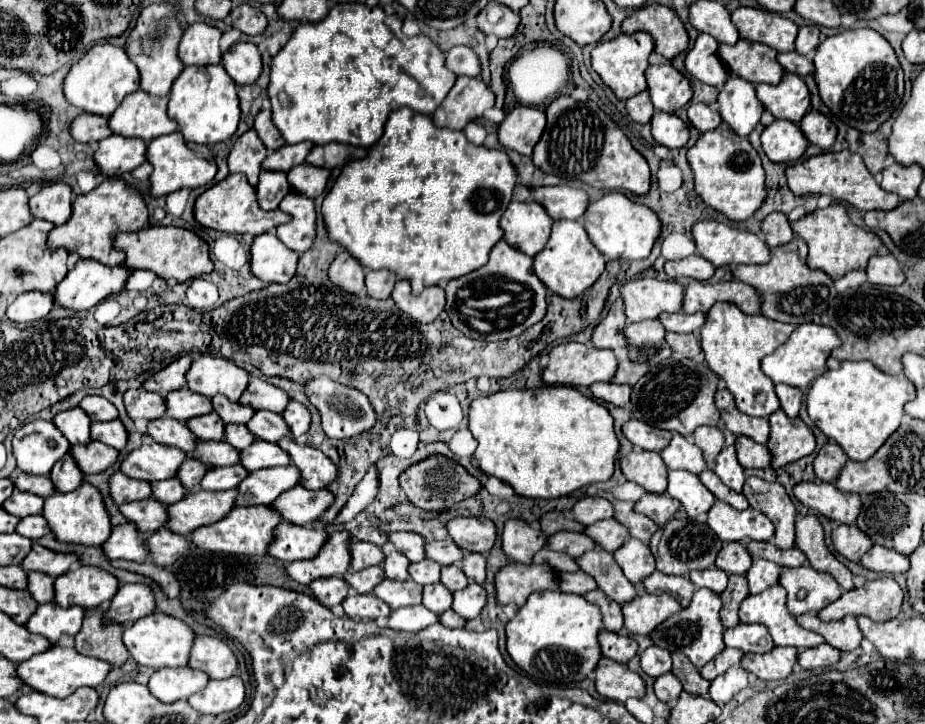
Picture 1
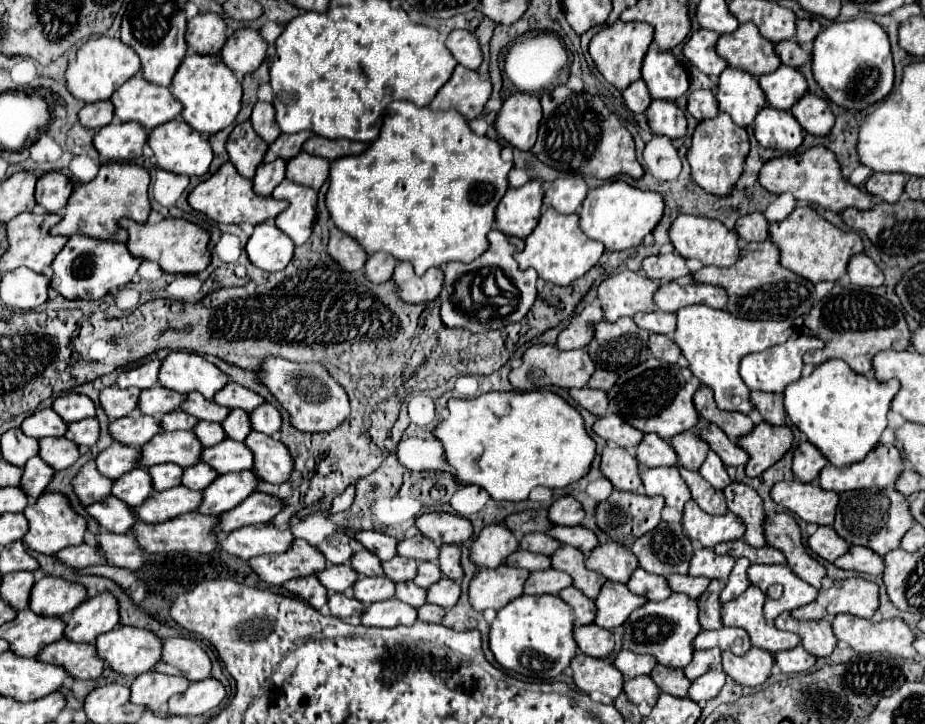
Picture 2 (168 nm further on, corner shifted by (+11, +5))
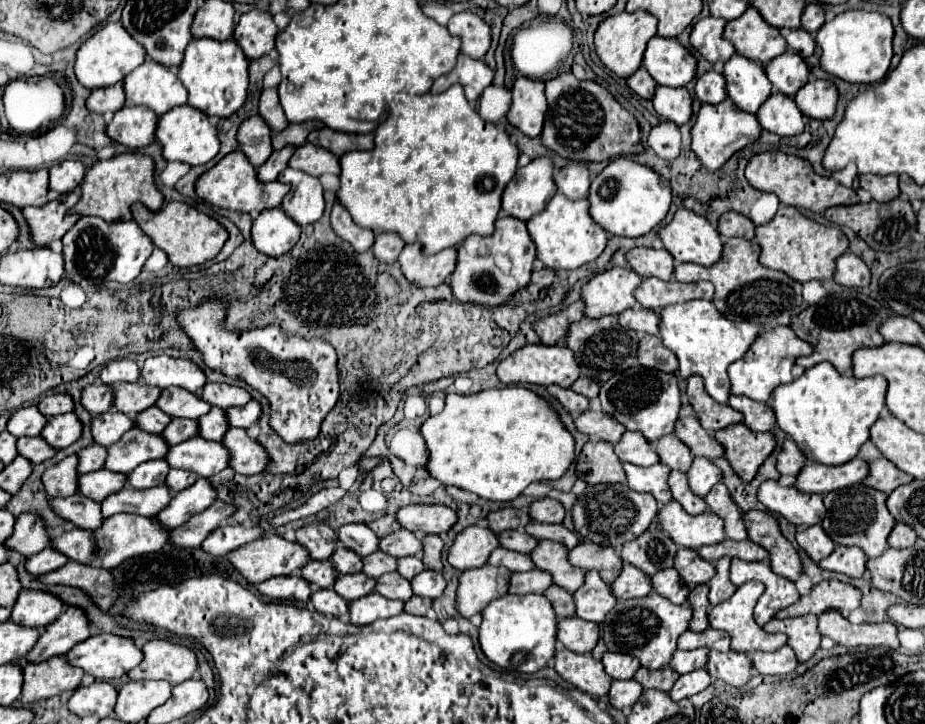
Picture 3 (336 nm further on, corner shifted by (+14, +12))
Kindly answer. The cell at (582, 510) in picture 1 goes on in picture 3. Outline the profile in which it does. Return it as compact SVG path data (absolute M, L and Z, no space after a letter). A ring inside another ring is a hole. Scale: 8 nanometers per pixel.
M540 498L530 504L530 518L544 524L560 524L564 518L564 508L552 498Z

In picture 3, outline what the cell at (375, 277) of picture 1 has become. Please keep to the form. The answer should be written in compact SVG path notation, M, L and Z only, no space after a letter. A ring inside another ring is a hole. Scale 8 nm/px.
M384 232L384 234L376 236L372 250L374 250L376 258L382 262L396 262L404 246L406 246L406 242L402 238L398 238L398 234Z

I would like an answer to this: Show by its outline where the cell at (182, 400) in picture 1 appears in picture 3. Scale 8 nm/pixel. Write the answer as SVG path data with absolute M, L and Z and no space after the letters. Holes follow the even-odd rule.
M142 382L114 384L112 390L114 390L112 408L122 412L122 414L130 414L130 416L136 416L142 410L154 406L154 402L158 400L158 394L160 394L158 388L142 386Z

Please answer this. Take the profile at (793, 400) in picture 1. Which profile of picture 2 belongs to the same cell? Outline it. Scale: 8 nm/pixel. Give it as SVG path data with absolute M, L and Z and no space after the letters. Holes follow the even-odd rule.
M751 391L751 401L759 409L761 417L771 425L781 425L785 421L783 409L783 393L767 393L767 391Z

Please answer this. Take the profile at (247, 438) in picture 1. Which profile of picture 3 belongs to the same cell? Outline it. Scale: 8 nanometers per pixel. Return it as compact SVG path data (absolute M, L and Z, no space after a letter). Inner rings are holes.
M172 418L170 424L164 428L162 438L168 446L180 444L192 436L198 434L198 424L194 420L186 420L186 418Z

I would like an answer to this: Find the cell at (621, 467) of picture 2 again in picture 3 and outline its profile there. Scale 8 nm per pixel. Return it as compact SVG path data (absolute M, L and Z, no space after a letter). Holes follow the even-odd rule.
M590 440L584 444L576 460L576 474L586 484L626 482L624 468L614 454L614 446L602 440Z

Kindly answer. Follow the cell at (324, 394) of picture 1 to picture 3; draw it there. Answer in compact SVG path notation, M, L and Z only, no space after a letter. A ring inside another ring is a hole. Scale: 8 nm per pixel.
M216 298L200 302L194 308L184 308L176 312L176 320L182 326L184 334L192 340L194 348L202 354L202 360L208 368L218 370L226 376L236 374L240 380L250 384L254 390L264 394L270 402L270 428L286 442L298 444L306 440L314 440L320 434L320 424L326 414L338 402L338 368L336 368L336 350L330 342L322 338L302 338L302 336L286 336L280 326L268 324L258 330L226 330L226 302L218 302Z

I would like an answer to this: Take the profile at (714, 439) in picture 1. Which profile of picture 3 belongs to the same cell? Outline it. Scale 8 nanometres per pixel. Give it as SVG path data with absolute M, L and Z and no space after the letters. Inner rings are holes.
M672 434L662 436L654 444L654 450L656 450L660 462L666 464L672 470L688 472L690 466L692 466L692 454L690 454L690 450L686 450L686 446L682 446L682 442L678 442L678 438L674 438Z

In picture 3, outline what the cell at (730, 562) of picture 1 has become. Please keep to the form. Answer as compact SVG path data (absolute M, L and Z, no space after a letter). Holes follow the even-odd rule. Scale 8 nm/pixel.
M678 548L674 558L674 568L686 586L706 584L714 576L714 564L702 562L702 558L698 558L698 552L686 548Z

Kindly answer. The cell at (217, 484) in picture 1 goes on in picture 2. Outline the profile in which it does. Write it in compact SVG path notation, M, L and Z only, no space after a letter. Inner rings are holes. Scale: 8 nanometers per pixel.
M197 463L197 465L191 465L189 469L185 469L183 473L183 485L187 485L189 489L207 489L219 475L215 473L215 469L207 463Z

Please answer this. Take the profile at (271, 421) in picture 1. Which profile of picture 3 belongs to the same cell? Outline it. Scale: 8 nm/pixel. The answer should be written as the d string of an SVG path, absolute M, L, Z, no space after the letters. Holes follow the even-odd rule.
M212 408L208 414L198 418L196 422L198 422L198 436L202 436L206 440L220 442L222 434L228 430L226 414L222 414L222 410L218 410L218 408Z

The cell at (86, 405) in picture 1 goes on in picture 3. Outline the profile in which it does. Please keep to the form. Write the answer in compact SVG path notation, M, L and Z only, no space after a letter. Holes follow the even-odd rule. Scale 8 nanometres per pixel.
M48 394L46 398L42 398L36 406L40 410L40 414L48 416L58 416L58 414L66 414L74 410L72 398L68 394Z

